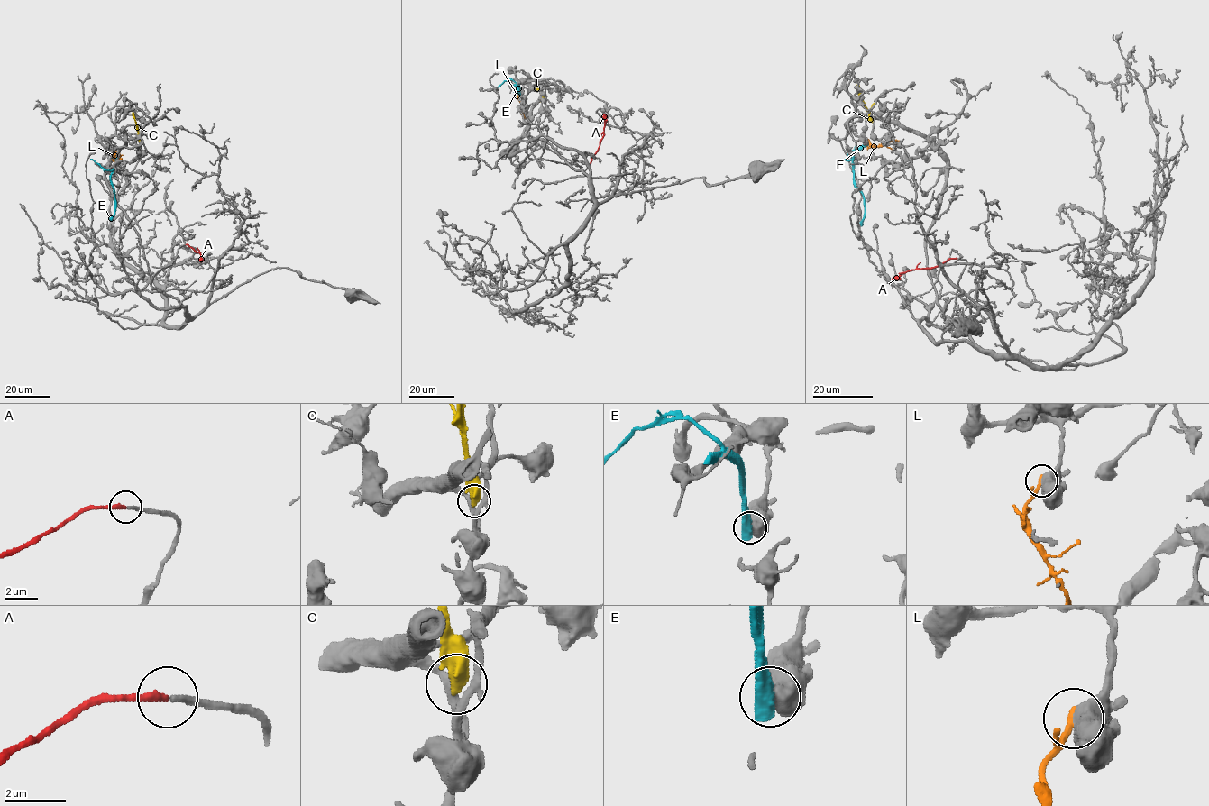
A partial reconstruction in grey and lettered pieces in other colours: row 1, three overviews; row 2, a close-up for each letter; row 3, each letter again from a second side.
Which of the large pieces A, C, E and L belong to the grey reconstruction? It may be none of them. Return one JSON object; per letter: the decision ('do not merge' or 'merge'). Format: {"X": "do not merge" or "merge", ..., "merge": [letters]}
{"A": "merge", "C": "do not merge", "E": "do not merge", "L": "do not merge", "merge": ["A"]}

